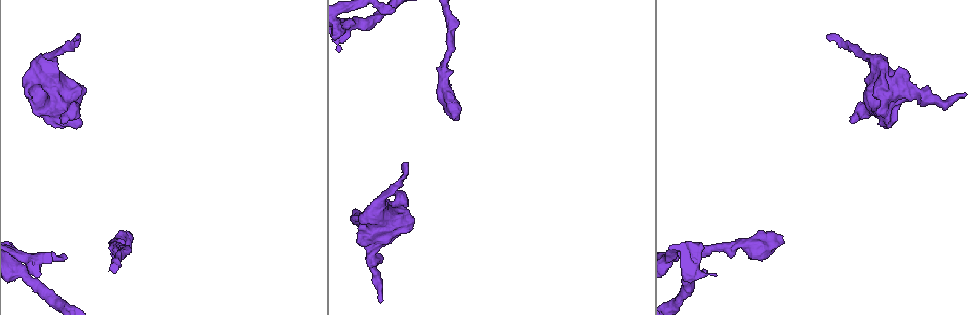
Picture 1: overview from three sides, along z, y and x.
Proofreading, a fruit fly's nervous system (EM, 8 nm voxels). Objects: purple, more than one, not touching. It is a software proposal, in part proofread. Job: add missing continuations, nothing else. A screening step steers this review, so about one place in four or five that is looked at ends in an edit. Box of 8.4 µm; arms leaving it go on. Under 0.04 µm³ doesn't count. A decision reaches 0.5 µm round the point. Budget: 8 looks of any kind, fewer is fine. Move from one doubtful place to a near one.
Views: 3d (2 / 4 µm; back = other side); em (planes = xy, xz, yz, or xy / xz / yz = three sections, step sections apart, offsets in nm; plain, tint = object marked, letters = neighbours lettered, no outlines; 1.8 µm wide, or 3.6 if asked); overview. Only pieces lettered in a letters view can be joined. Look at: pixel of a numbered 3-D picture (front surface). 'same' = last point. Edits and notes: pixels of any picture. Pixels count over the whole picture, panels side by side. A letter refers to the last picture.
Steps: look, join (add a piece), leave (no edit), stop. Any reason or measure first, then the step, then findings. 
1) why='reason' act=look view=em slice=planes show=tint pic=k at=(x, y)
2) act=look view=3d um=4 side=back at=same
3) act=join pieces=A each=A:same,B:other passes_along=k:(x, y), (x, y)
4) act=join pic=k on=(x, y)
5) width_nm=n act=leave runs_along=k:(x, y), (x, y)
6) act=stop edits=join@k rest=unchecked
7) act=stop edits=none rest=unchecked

why='branch stops here' act=look view=3d um=2 pic=1 at=(63, 123)

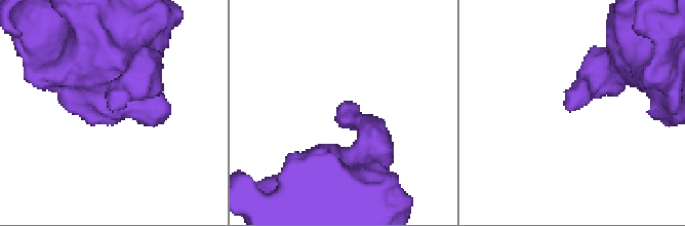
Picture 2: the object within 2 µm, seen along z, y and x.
why='now the EM' act=look view=em slice=xz step=8 show=tint pic=2 at=(342, 107)

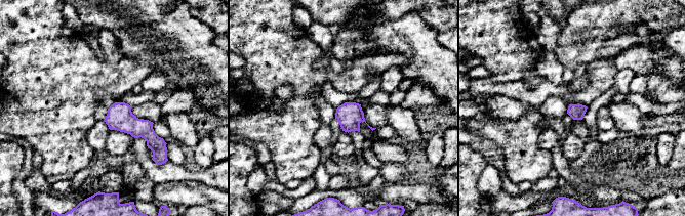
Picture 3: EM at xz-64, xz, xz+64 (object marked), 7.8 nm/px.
act=look view=em slice=planes show=letters at=same

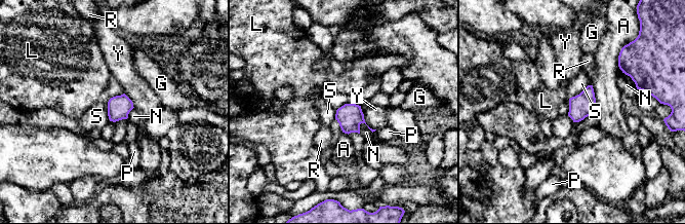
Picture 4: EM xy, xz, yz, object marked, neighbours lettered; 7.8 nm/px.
act=leave each=A:other,G:other,L:other,N:other,P:other,R:other,S:other,Y:other border=4:(589, 84), (569, 99) found='no lettered piece goes on from it'

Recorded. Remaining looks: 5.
why='tapers out' act=look view=3d um=4 pic=1 at=(827, 35)

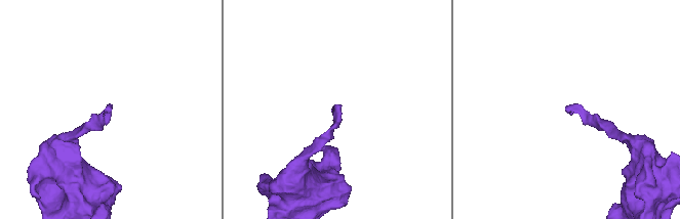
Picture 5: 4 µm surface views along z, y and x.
why='need the tissue' act=look view=em slice=planes show=letters pic=5 at=(336, 107)

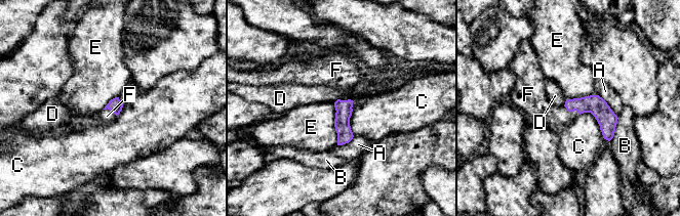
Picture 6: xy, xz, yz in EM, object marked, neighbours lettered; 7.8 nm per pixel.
act=join pieces=F each=A:other,B:other,C:other,D:other,E:other,F:same found='the cell continues'

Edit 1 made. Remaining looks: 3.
why='an open end' act=look view=em slice=planes show=letters pic=1 at=(964, 93)

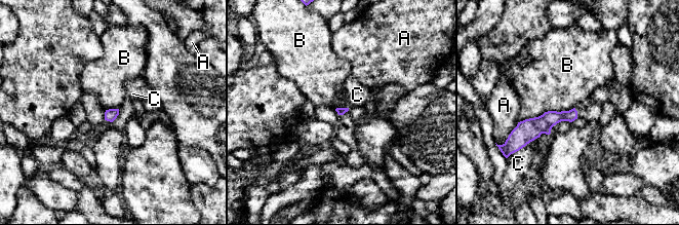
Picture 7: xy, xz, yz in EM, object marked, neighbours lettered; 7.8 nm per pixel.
act=leave each=A:other,B:other,C:other found='no lettered piece goes on from it'

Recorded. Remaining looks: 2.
act=stop edits=join@6 rest=unchecked

